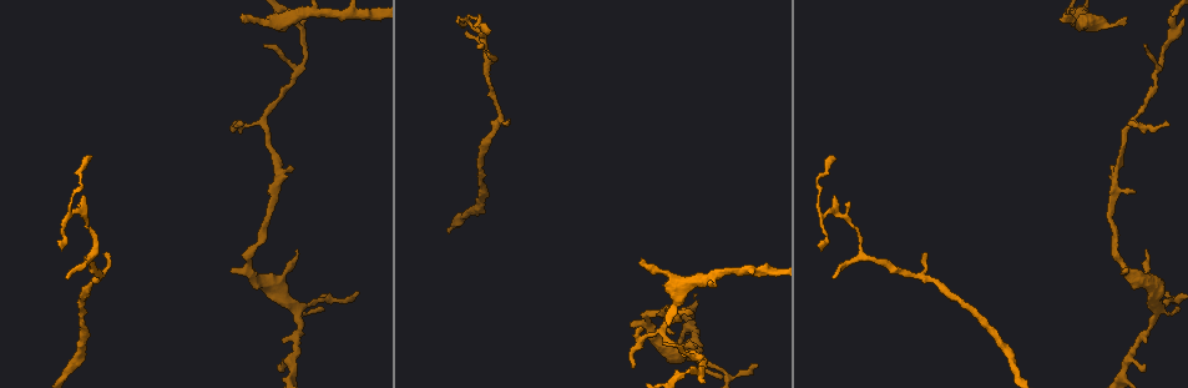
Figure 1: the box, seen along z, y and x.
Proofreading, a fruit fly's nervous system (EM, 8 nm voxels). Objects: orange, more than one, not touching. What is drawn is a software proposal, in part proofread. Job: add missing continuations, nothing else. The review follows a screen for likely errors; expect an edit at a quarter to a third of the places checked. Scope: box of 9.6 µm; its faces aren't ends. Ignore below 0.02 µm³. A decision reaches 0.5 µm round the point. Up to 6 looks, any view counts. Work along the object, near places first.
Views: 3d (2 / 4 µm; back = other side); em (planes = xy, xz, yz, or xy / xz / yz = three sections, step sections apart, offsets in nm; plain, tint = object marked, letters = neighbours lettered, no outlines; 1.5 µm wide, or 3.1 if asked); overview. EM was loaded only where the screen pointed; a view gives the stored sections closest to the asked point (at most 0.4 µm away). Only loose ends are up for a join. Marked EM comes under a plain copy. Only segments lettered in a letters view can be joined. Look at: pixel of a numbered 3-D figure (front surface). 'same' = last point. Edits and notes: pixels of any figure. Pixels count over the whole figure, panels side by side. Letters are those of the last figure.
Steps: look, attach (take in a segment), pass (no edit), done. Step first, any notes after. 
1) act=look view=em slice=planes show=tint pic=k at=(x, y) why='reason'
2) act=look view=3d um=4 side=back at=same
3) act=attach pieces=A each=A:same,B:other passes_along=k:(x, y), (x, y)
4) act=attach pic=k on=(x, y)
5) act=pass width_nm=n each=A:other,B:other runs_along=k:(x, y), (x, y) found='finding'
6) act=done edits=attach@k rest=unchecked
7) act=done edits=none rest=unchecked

act=look view=3d um=4 pic=1 at=(835, 158) why='an open end'

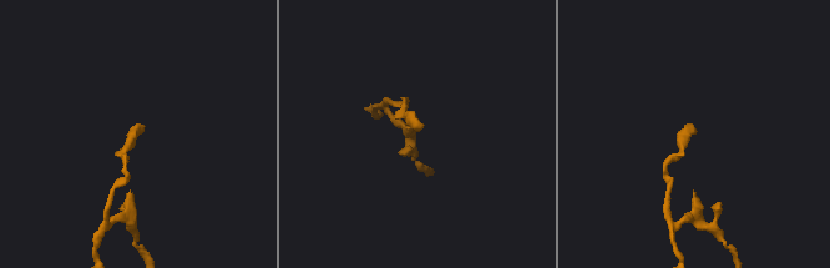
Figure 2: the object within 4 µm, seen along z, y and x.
act=look view=em slice=xy step=8 show=letters pic=2 at=(138, 132)

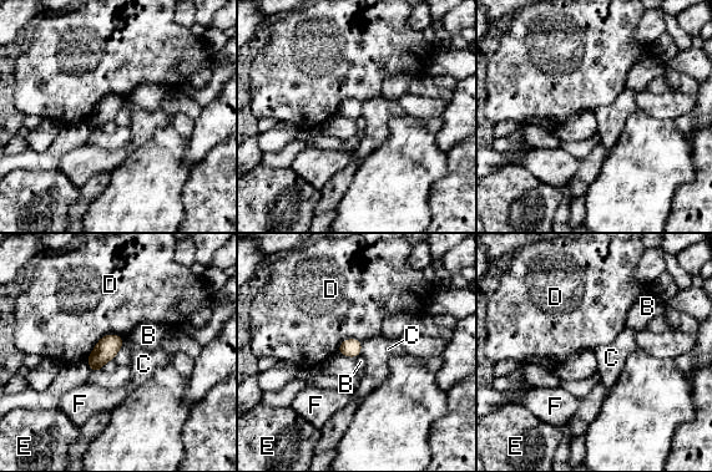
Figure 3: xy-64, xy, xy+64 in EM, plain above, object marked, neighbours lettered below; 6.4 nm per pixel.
act=pass each=B:other,C:other,D:other,E:other,F:other border=3:(124, 338), (124, 344), (114, 359) found='none of them fits'

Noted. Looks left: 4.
act=look view=3d um=4 pic=1 at=(242, 19) why='thin end'

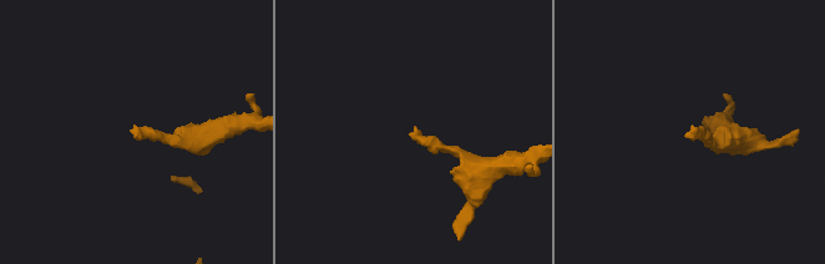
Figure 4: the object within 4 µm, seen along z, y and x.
act=look view=em slice=planes show=letters pic=4 at=(136, 138) why='shape alone is not enough'

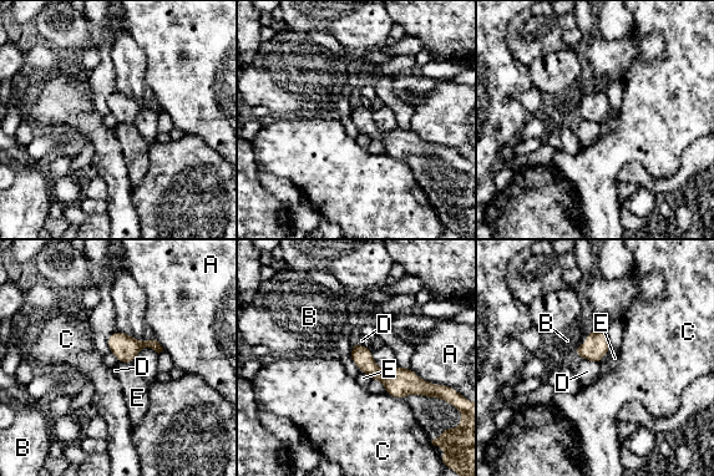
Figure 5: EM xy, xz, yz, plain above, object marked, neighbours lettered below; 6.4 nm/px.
act=attach pieces=B each=A:other,B:same,C:other,D:other,E:other passes_along=5:(597, 345), (586, 342), (567, 340) found='it goes on there'

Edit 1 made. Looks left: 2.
act=done edits=attach@5 rest=unchecked

